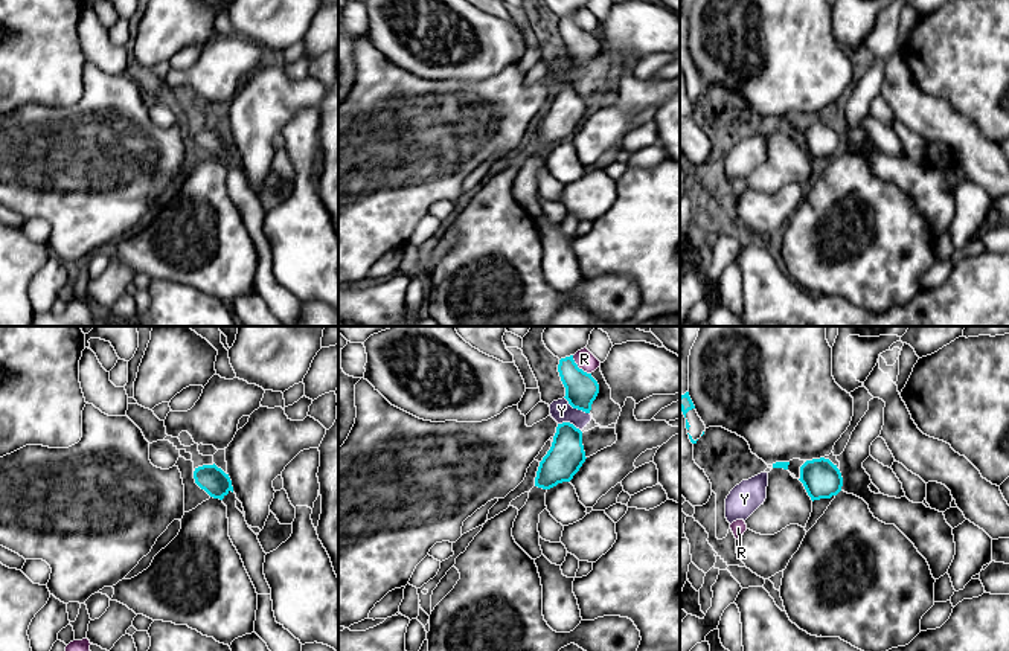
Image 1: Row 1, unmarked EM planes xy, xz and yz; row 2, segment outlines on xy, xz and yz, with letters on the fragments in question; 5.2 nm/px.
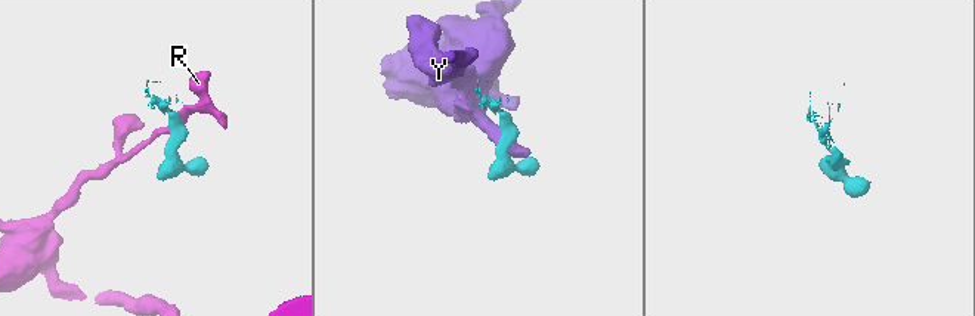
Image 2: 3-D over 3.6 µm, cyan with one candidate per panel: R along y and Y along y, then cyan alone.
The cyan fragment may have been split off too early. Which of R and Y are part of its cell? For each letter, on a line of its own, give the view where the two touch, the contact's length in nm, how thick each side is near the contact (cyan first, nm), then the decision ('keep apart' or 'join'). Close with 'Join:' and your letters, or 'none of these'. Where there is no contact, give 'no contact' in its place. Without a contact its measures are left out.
R: xz | 140 nm | 180/100 nm | keep apart
Y: xz | 160 nm | 180/110 nm | keep apart
Join: none of these

